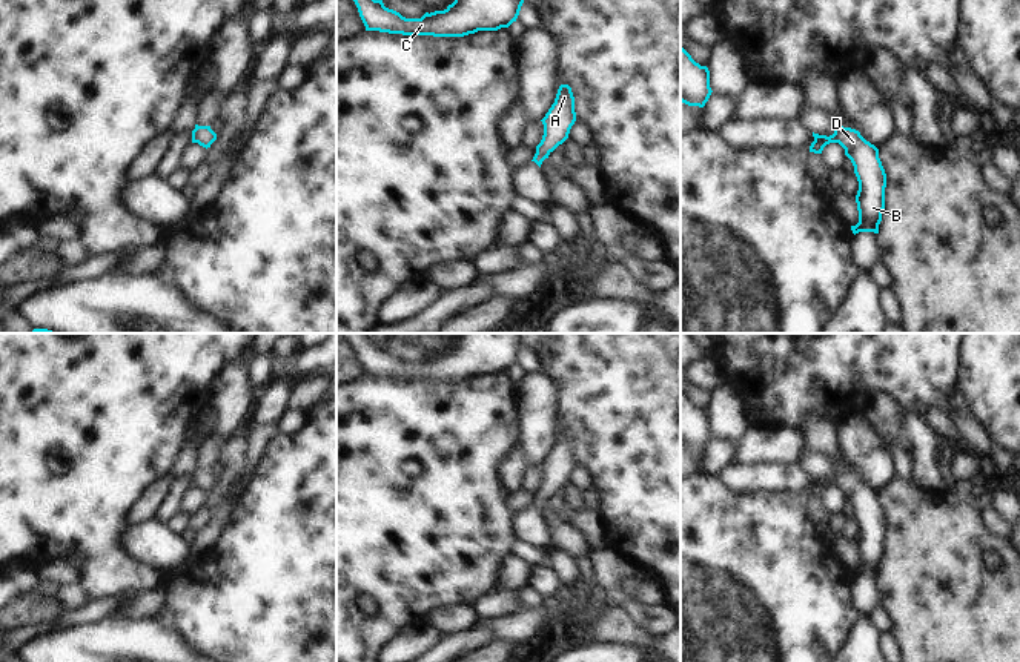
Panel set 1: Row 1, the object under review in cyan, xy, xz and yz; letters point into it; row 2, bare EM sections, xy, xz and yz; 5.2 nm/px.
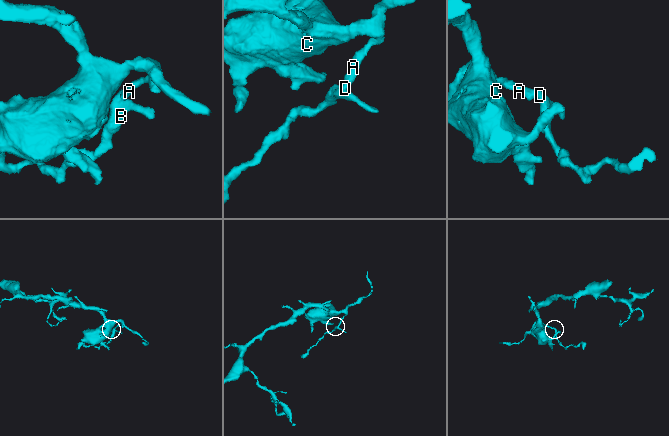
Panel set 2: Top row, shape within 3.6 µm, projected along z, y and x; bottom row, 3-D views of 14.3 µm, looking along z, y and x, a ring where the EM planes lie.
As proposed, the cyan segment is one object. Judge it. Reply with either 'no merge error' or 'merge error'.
no merge error

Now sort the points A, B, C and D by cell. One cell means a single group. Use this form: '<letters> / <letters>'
A B C D

